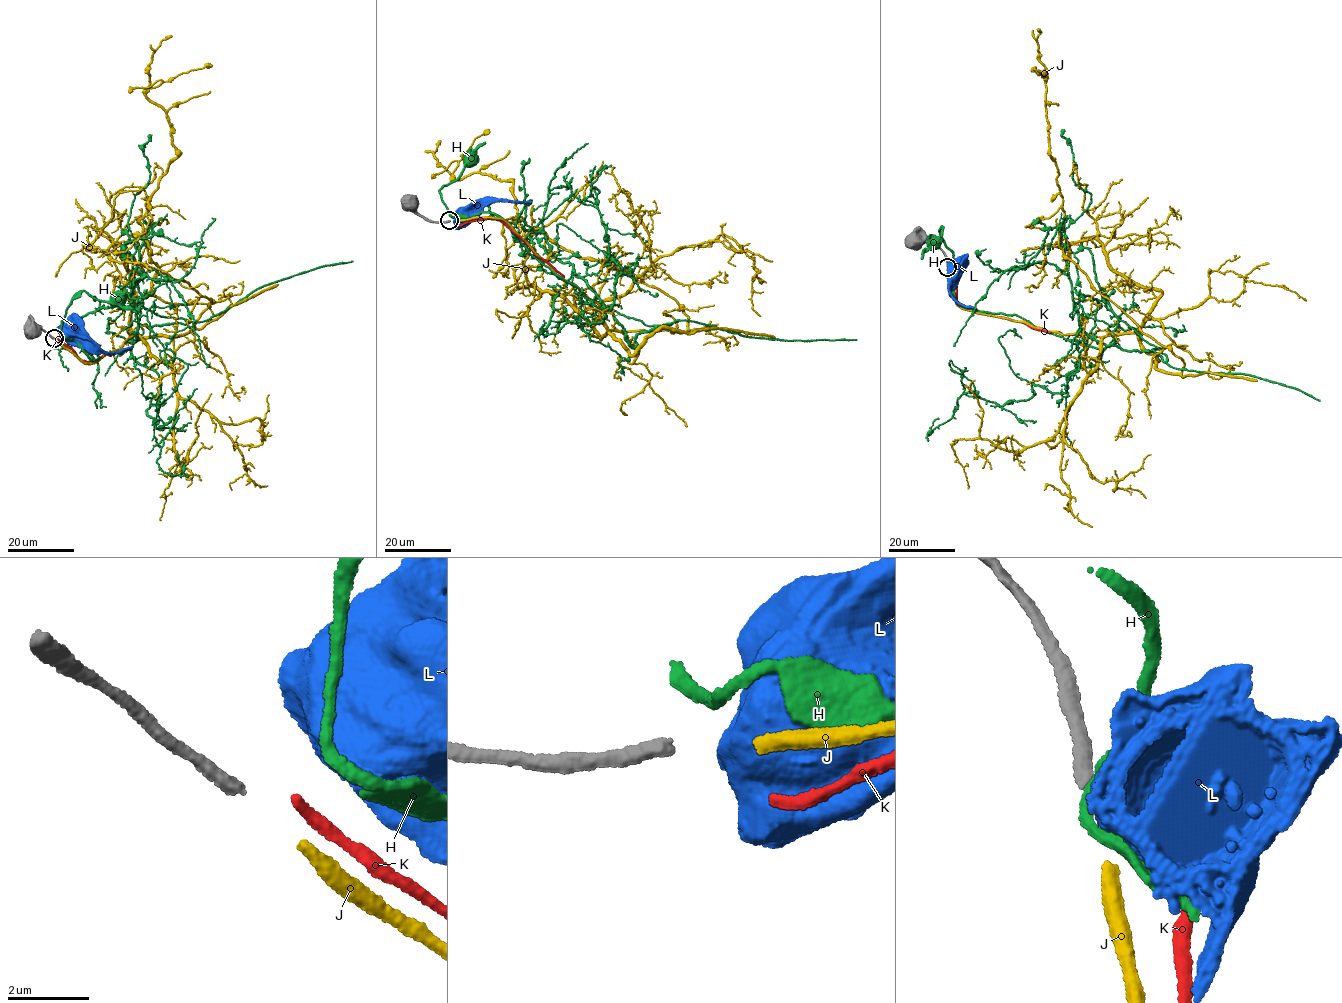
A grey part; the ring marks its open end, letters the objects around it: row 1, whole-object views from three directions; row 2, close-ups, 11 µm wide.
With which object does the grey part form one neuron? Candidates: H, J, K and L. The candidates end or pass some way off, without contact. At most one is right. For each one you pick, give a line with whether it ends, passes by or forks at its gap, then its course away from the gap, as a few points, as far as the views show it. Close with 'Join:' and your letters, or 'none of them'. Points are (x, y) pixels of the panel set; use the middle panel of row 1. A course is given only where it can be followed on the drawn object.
J: it ends; course (456, 221), (501, 218), (631, 354), (687, 334), (673, 299), (523, 234), (512, 182), (451, 177), (440, 140)
Join: J

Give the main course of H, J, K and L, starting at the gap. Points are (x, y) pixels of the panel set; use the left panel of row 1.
H: (60, 335), (62, 319), (70, 302), (80, 292), (84, 291), (96, 299), (120, 297)
J: (58, 342), (96, 362), (128, 322), (180, 335), (212, 302), (140, 219), (178, 155), (146, 95), (172, 35)
K: (58, 339), (82, 360), (91, 361), (115, 352)
L: (61, 336), (75, 327), (73, 330)

